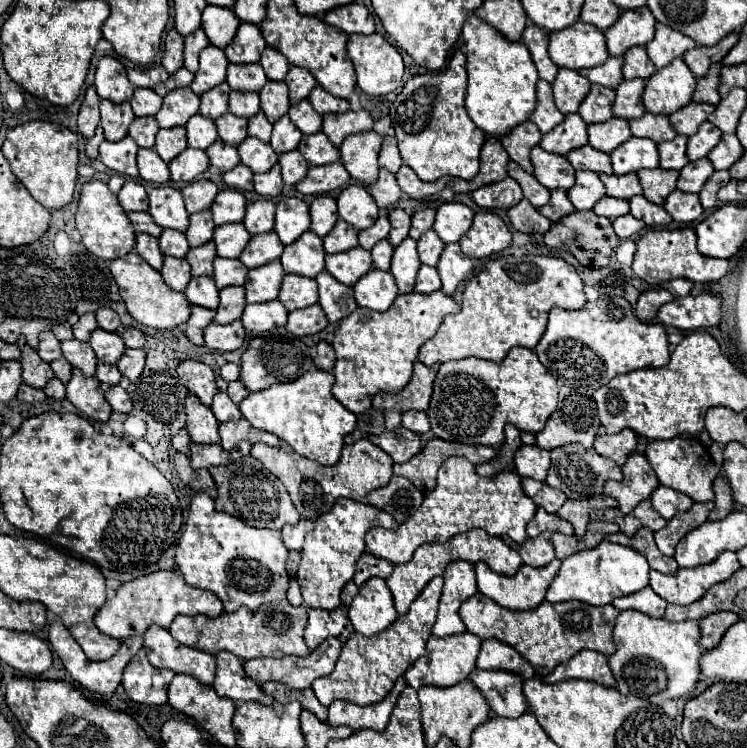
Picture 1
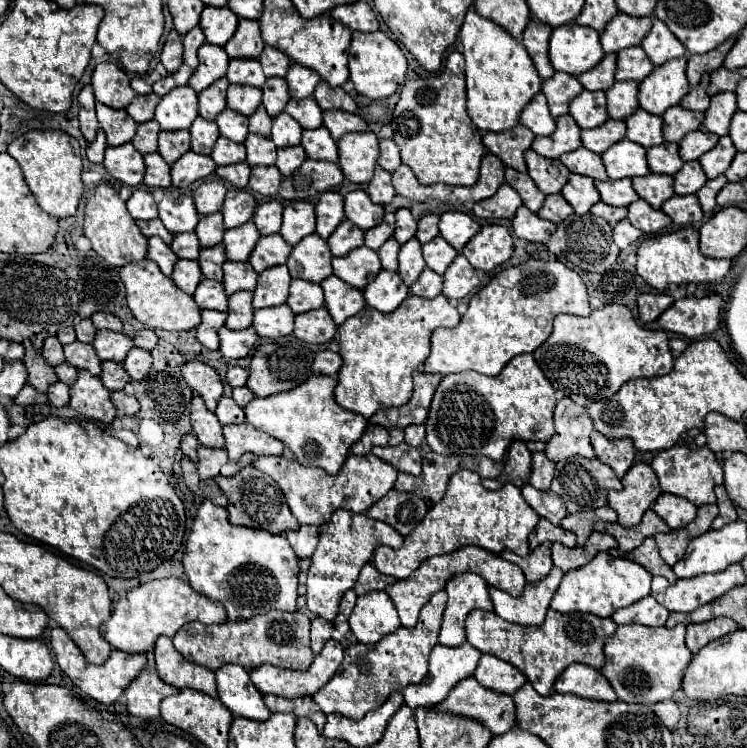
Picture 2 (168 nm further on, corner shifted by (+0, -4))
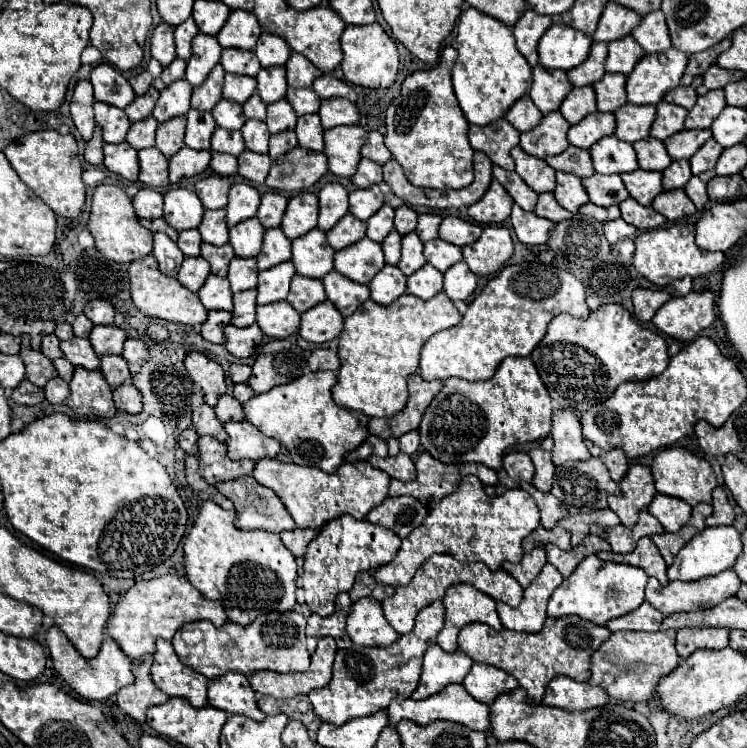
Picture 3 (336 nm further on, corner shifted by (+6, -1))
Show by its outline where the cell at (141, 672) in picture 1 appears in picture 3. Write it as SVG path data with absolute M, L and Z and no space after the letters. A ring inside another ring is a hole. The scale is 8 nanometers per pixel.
M143 656L133 660L135 682L117 692L117 706L137 722L145 720L147 708L165 704L169 700L169 696L153 684L151 666L153 666L153 656Z

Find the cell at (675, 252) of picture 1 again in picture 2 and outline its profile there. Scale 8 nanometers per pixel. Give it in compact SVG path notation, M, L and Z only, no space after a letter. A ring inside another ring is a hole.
M681 227L671 233L645 239L637 249L637 273L645 283L663 291L669 285L685 283L715 283L727 275L731 269L729 259L711 259L699 251L699 233L693 227Z

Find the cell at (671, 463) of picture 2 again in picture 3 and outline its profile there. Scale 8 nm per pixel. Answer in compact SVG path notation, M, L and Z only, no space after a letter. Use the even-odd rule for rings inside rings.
M667 448L663 452L659 452L653 460L653 476L655 476L655 486L659 494L669 494L673 498L681 498L685 502L689 502L691 506L699 504L699 502L711 502L711 492L717 486L717 478L715 472L711 468L711 464L703 458L697 458L695 454L691 454L685 448Z

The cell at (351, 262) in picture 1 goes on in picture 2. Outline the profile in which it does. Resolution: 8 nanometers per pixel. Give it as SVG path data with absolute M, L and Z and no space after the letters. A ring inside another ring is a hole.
M365 245L357 247L345 257L333 259L333 273L355 289L365 289L377 277L379 269L381 269L381 263L379 263L377 251L371 251Z

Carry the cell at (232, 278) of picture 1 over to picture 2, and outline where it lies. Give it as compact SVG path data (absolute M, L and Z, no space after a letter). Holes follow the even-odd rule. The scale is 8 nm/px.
M225 261L223 263L223 285L225 285L227 295L235 291L253 291L257 287L257 273L247 261L245 263Z

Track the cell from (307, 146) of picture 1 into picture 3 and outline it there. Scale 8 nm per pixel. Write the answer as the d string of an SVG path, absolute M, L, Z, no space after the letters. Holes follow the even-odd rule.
M309 114L309 116L299 116L297 126L295 126L299 146L307 150L323 150L323 128L319 122L319 114Z

